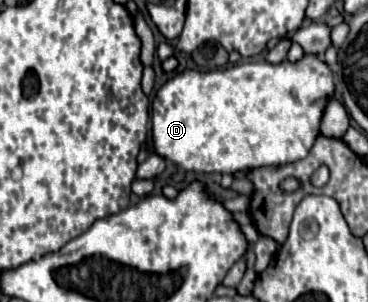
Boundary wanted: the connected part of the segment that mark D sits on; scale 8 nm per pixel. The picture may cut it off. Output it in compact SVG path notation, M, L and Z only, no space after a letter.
M304 55L296 63L282 61L280 65L270 65L266 61L250 61L250 63L232 65L232 67L226 67L226 69L216 69L216 71L206 71L206 73L186 69L186 71L178 73L176 77L168 79L158 89L158 93L152 101L152 145L154 145L154 153L160 155L162 159L168 159L168 161L176 163L184 171L196 171L196 173L230 173L230 175L234 175L234 173L246 171L246 169L276 167L276 165L294 163L294 161L304 159L308 155L308 151L314 143L314 135L318 135L318 131L320 131L320 119L322 119L322 113L324 113L324 107L326 107L326 103L332 95L334 95L332 73L330 73L328 65L324 61L320 61L316 55Z

